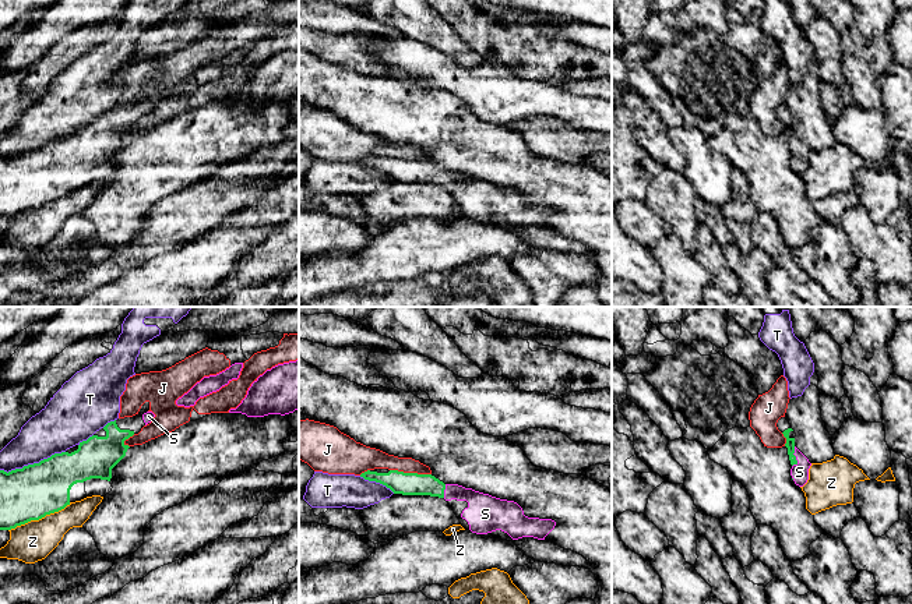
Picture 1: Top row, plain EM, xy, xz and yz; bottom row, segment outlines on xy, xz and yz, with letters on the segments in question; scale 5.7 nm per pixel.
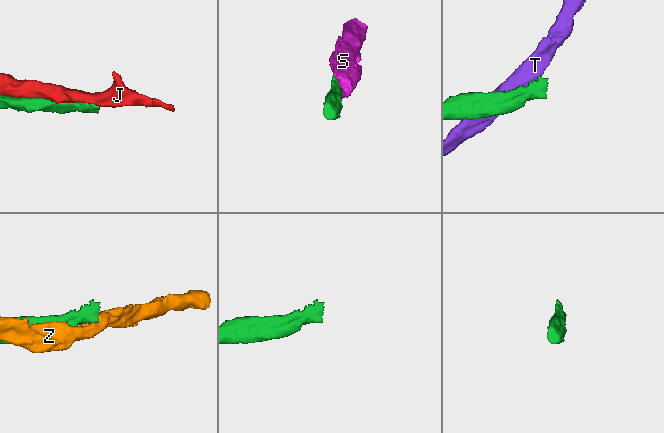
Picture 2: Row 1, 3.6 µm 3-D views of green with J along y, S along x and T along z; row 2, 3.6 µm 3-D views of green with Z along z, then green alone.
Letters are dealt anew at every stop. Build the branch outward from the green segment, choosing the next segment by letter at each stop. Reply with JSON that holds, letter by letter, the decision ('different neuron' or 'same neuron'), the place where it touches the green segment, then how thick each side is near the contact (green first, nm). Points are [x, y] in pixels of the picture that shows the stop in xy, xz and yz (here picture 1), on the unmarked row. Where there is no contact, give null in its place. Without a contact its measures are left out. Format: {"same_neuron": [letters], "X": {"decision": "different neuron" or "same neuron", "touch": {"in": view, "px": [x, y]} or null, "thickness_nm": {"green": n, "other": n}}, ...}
{"same_neuron": ["S"], "J": {"decision": "different neuron", "touch": {"in": "xz", "px": [411, 161]}, "thickness_nm": {"green": 130, "other": 130}}, "S": {"decision": "same neuron", "touch": {"in": "yz", "px": [795, 144]}, "thickness_nm": {"green": 50, "other": 100}}, "T": {"decision": "different neuron", "touch": {"in": "xy", "px": [34, 151]}, "thickness_nm": {"green": 300, "other": 280}}, "Z": {"decision": "different neuron", "touch": {"in": "xy", "px": [39, 205]}, "thickness_nm": {"green": 300, "other": 220}}}

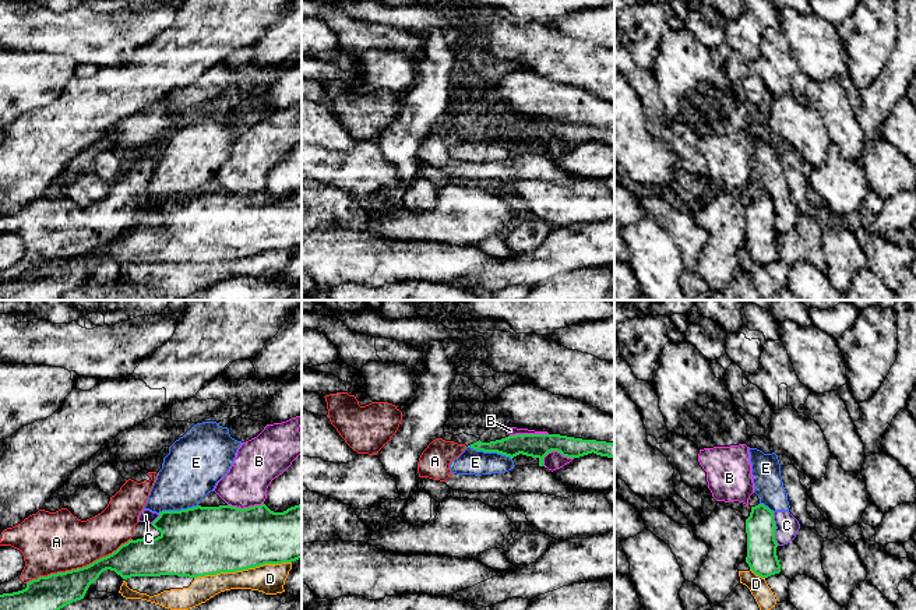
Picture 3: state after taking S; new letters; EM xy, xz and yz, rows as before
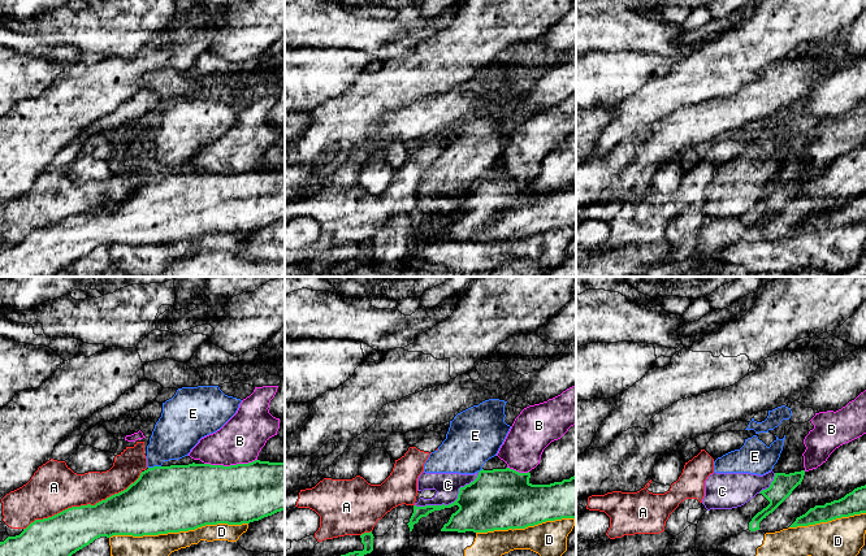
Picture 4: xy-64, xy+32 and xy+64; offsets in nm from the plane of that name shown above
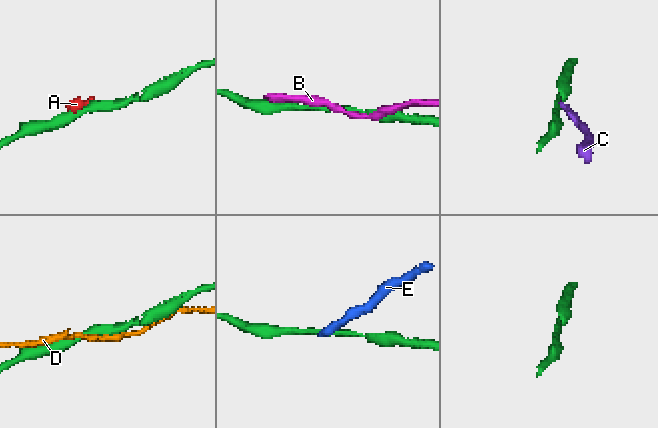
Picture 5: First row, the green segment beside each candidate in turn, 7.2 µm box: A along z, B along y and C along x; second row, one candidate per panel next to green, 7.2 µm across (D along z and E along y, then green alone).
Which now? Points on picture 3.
{"same_neuron": [], "A": {"decision": "different neuron", "touch": {"in": "xy", "px": [78, 256]}, "thickness_nm": {"green": 220, "other": 360}}, "B": {"decision": "different neuron", "touch": {"in": "xz", "px": [528, 122]}, "thickness_nm": {"green": 140, "other": 50}}, "C": {"decision": "different neuron", "touch": {"in": "yz", "px": [775, 215]}, "thickness_nm": {"green": 180, "other": 130}}, "D": {"decision": "different neuron", "touch": {"in": "xy", "px": [242, 257]}, "thickness_nm": {"green": 380, "other": 180}}, "E": {"decision": "different neuron", "touch": {"in": "xz", "px": [490, 138]}, "thickness_nm": {"green": 130, "other": 140}}}

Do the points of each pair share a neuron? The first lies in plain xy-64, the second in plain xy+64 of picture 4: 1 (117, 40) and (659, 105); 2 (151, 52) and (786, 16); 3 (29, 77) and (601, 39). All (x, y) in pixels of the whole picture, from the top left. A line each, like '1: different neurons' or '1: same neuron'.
1: different neurons
2: same neuron
3: different neurons

